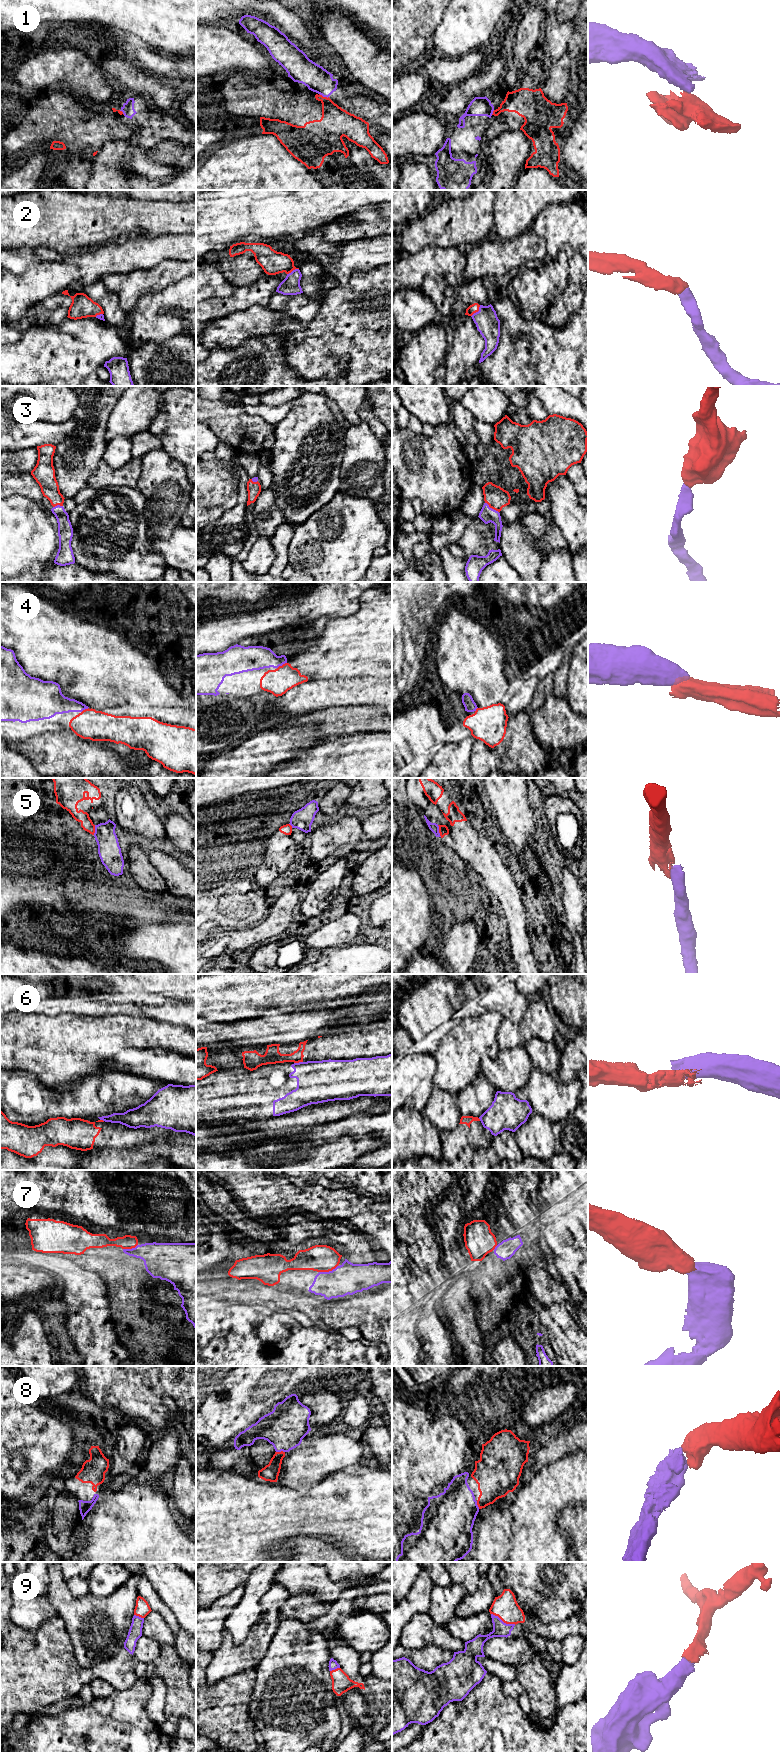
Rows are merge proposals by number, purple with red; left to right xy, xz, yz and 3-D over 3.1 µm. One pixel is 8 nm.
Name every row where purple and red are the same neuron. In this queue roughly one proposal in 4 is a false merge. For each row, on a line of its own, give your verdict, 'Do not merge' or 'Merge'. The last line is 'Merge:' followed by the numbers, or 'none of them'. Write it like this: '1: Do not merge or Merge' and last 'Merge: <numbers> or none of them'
1: Do not merge
2: Merge
3: Merge
4: Merge
5: Do not merge
6: Do not merge
7: Merge
8: Merge
9: Merge
Merge: 2, 3, 4, 7, 8, 9

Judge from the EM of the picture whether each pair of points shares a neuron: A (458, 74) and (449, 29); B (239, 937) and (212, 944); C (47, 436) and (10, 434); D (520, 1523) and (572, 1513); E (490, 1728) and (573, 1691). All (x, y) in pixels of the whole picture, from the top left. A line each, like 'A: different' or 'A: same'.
A: different
B: same
C: same
D: different
E: different

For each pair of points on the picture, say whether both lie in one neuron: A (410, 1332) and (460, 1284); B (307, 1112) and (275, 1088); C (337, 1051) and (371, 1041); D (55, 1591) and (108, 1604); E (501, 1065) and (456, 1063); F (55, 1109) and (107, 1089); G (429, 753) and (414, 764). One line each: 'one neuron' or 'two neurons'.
A: two neurons
B: two neurons
C: one neuron
D: one neuron
E: two neurons
F: one neuron
G: one neuron

